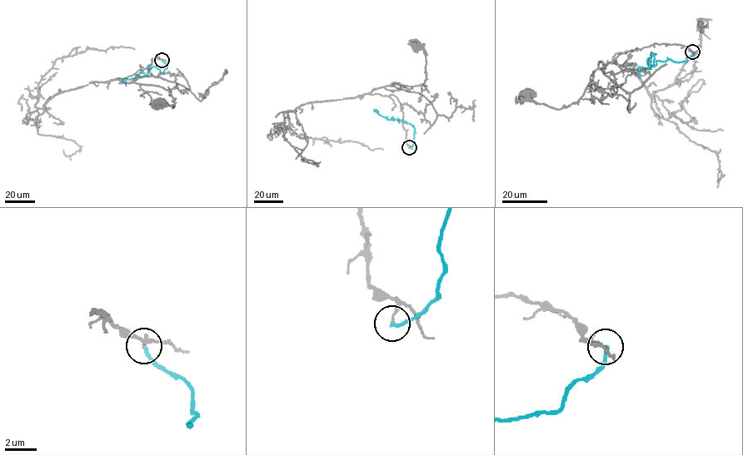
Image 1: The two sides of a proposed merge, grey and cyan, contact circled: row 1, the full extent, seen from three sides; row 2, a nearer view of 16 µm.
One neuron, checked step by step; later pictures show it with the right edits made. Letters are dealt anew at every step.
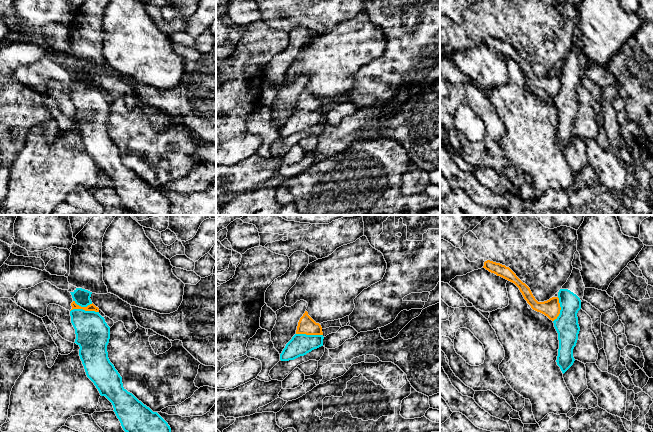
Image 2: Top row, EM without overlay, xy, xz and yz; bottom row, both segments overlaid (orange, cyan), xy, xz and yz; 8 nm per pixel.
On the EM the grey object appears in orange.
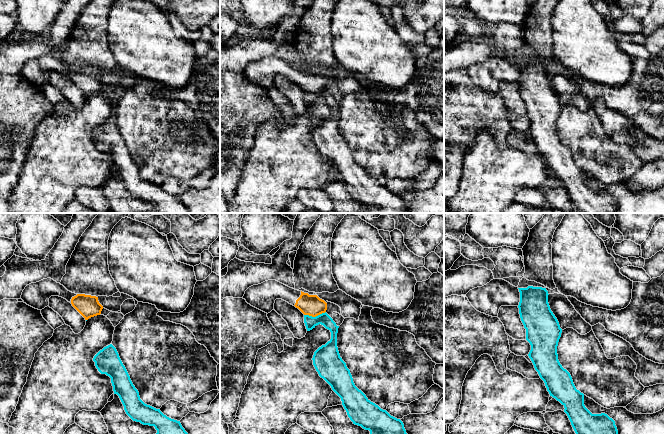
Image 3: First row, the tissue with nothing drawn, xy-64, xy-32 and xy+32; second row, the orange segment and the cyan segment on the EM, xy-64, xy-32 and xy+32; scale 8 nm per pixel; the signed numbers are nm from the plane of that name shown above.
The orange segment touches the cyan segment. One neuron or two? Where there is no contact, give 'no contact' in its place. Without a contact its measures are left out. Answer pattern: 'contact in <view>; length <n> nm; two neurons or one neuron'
contact in xy; length 240 nm; two neurons

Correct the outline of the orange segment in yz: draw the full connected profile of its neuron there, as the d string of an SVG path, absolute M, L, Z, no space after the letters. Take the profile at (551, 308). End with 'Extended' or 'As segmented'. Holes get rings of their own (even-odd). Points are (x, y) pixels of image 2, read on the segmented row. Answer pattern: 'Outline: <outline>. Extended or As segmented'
Outline: M487 260L484 262L483 268L514 283L519 288L524 299L533 310L544 314L552 321L557 319L559 316L561 307L558 297L552 297L547 301L538 302L533 296L530 288L525 283L523 283L509 267Z. As segmented

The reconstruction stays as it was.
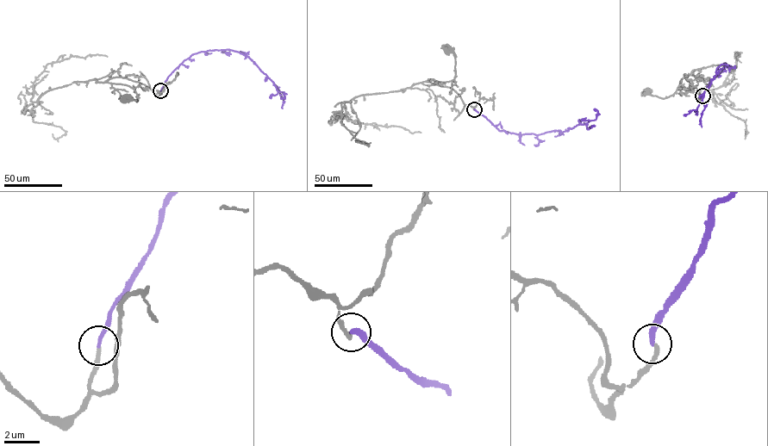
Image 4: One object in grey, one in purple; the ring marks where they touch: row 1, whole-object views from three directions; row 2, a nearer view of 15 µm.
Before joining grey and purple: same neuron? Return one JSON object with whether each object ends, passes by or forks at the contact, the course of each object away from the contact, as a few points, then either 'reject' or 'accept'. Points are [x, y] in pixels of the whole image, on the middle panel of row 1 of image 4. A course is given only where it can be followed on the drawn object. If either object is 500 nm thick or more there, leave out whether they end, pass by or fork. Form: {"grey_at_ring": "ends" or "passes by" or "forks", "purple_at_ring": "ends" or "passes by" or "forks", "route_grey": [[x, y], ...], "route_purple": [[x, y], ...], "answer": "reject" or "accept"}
{"grey_at_ring": "ends", "purple_at_ring": "ends", "route_grey": [[474, 109], [465, 104], [449, 87], [424, 82], [444, 82], [454, 78], [455, 58], [448, 49]], "route_purple": [[474, 109], [500, 131], [516, 133], [568, 131], [579, 124], [586, 124], [589, 129], [591, 127]], "answer": "reject"}

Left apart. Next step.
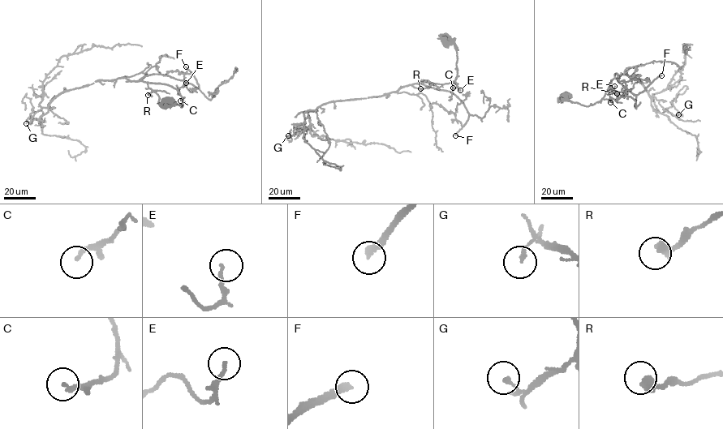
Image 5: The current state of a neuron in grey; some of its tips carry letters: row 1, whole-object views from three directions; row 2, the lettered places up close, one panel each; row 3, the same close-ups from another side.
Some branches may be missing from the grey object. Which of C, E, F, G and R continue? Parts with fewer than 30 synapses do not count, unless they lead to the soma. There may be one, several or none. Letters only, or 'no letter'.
F

